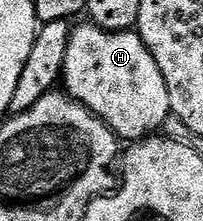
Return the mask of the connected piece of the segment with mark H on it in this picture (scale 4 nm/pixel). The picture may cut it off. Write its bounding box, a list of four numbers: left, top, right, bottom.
[62,21,172,141]

